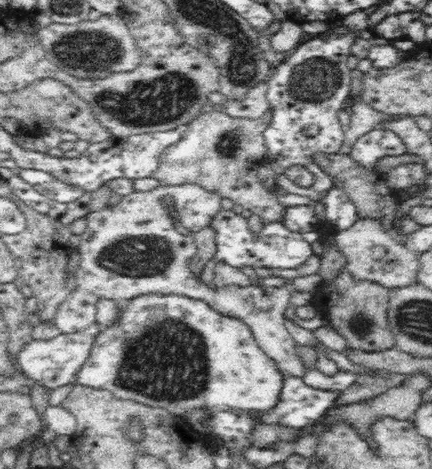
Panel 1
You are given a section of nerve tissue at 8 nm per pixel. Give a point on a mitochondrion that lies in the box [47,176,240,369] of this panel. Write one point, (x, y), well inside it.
(149, 256)

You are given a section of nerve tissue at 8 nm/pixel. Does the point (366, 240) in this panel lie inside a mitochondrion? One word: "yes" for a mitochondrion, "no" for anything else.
no

